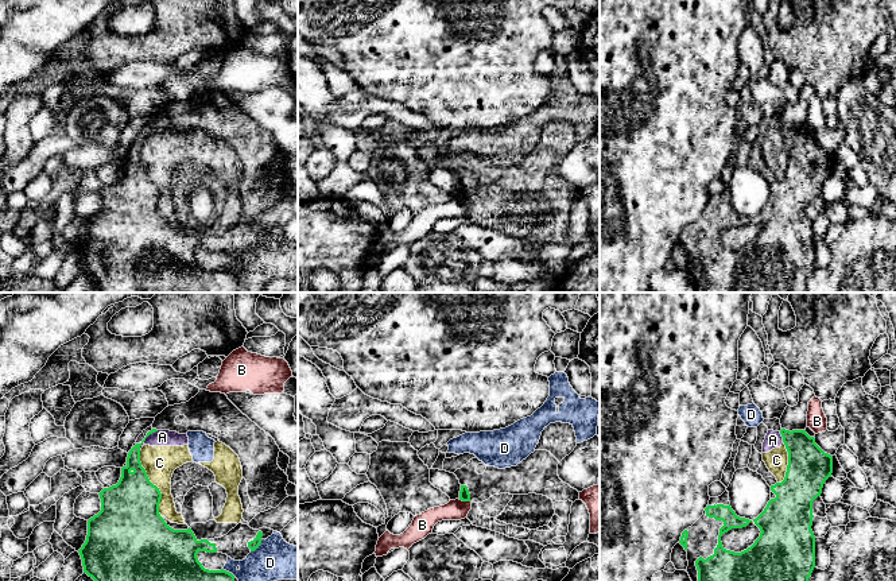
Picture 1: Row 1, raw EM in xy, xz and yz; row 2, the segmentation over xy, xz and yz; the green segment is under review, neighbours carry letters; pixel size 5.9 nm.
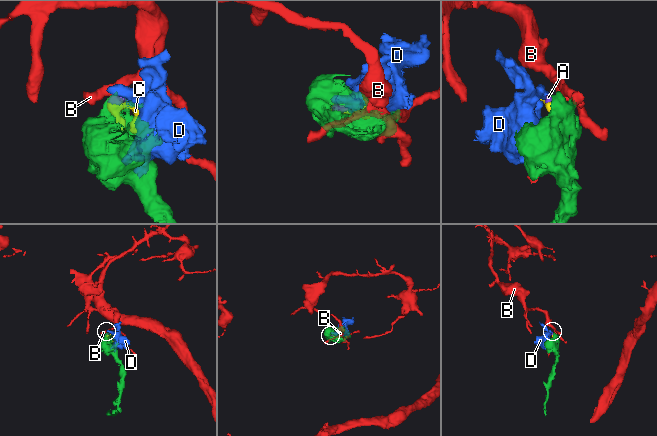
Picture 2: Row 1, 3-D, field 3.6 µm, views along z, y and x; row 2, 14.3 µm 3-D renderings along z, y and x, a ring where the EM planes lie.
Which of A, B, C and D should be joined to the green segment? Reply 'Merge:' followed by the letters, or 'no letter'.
Merge: no letter

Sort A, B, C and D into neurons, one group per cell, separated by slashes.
A C D / B

